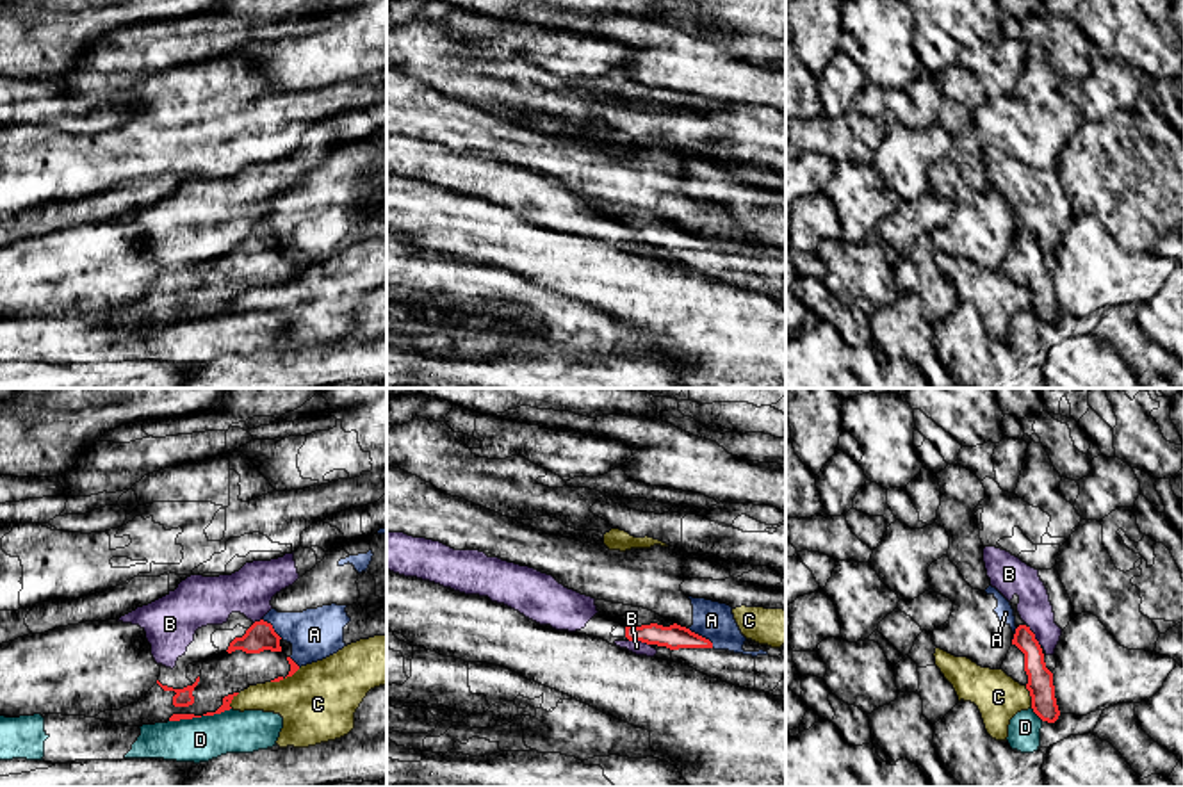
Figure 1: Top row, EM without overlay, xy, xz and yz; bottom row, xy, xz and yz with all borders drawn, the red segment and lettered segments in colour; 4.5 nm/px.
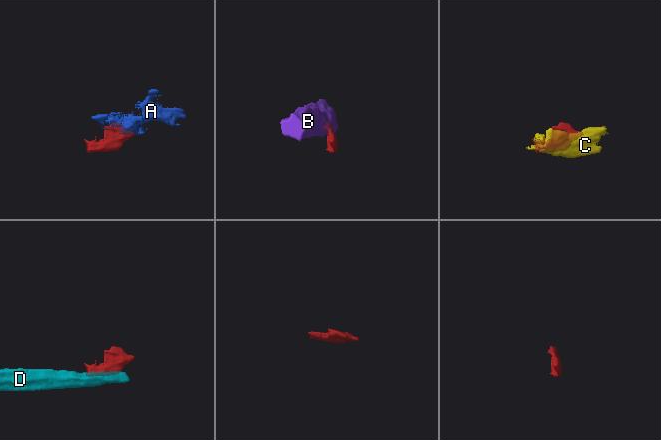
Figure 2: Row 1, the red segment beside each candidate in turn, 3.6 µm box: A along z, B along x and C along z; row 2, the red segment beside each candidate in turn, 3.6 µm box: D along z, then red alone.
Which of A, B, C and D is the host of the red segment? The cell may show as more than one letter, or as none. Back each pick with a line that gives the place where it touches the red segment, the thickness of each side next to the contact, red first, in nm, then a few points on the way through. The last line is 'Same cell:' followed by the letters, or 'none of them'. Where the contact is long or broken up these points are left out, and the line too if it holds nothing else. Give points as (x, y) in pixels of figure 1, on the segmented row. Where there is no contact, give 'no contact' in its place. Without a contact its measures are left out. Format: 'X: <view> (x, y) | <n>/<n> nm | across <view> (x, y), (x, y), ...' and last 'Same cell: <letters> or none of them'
Same cell: none of them

